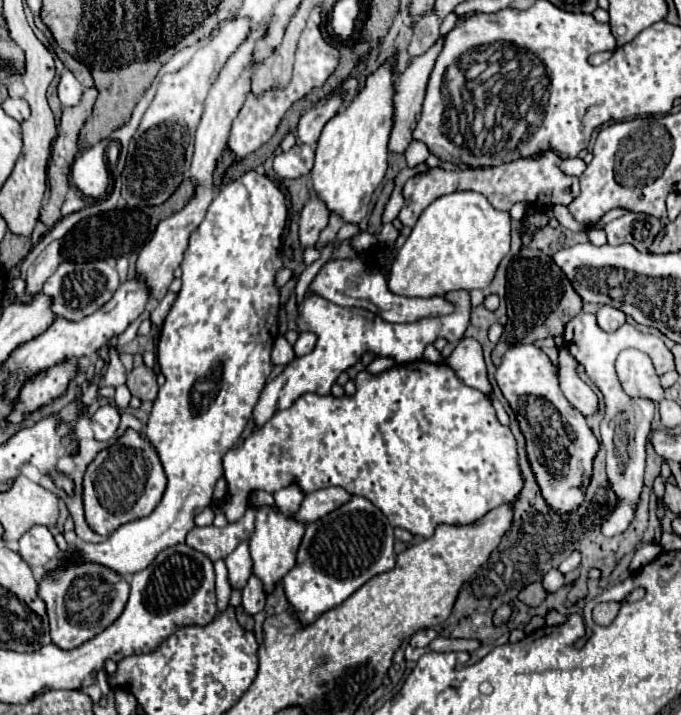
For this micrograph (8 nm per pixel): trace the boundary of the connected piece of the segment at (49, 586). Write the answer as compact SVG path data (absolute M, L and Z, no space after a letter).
M68 548L62 554L58 566L42 574L38 580L38 596L46 602L52 642L62 650L78 648L112 626L126 606L128 594L130 584L124 576L102 564L78 560L76 548Z

